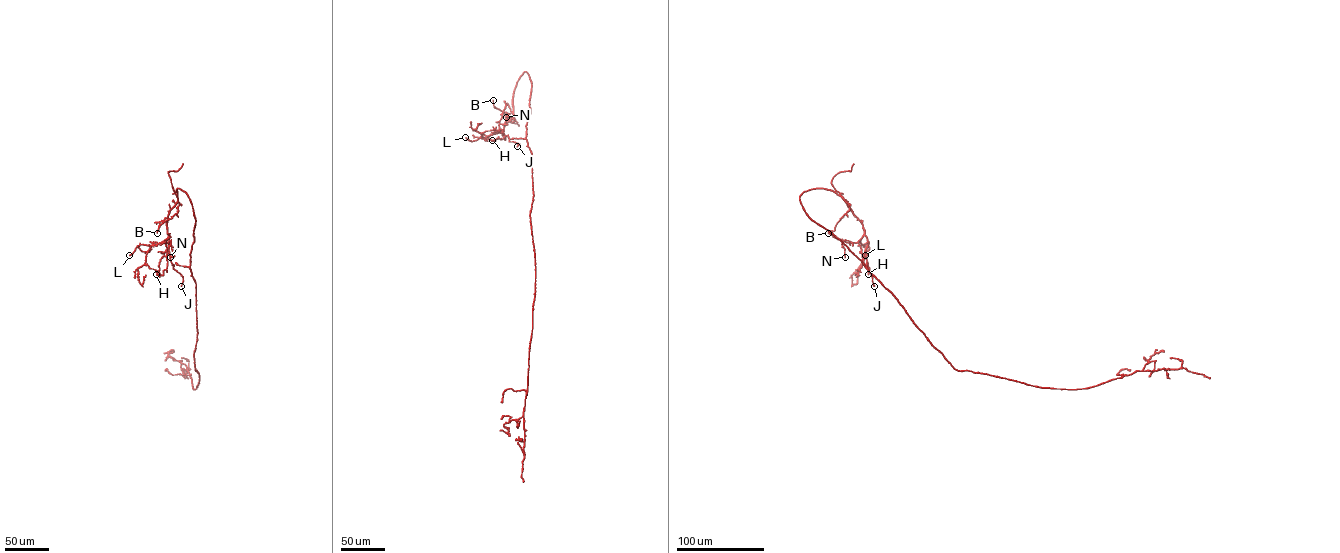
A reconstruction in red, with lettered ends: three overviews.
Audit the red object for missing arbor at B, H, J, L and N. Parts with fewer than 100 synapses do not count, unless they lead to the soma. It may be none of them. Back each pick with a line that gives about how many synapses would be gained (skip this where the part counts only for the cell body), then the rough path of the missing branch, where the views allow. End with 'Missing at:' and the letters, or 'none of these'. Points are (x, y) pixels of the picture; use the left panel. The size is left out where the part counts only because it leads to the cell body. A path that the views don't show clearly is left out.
Missing at: none of these

